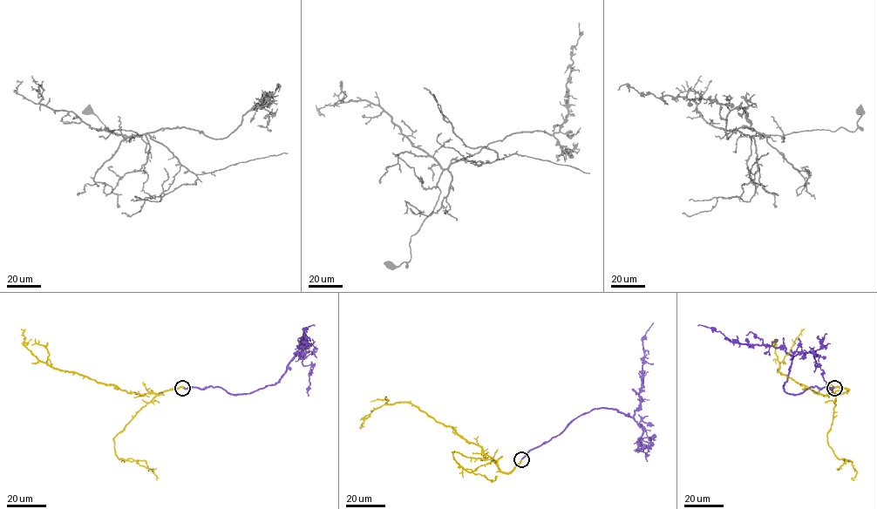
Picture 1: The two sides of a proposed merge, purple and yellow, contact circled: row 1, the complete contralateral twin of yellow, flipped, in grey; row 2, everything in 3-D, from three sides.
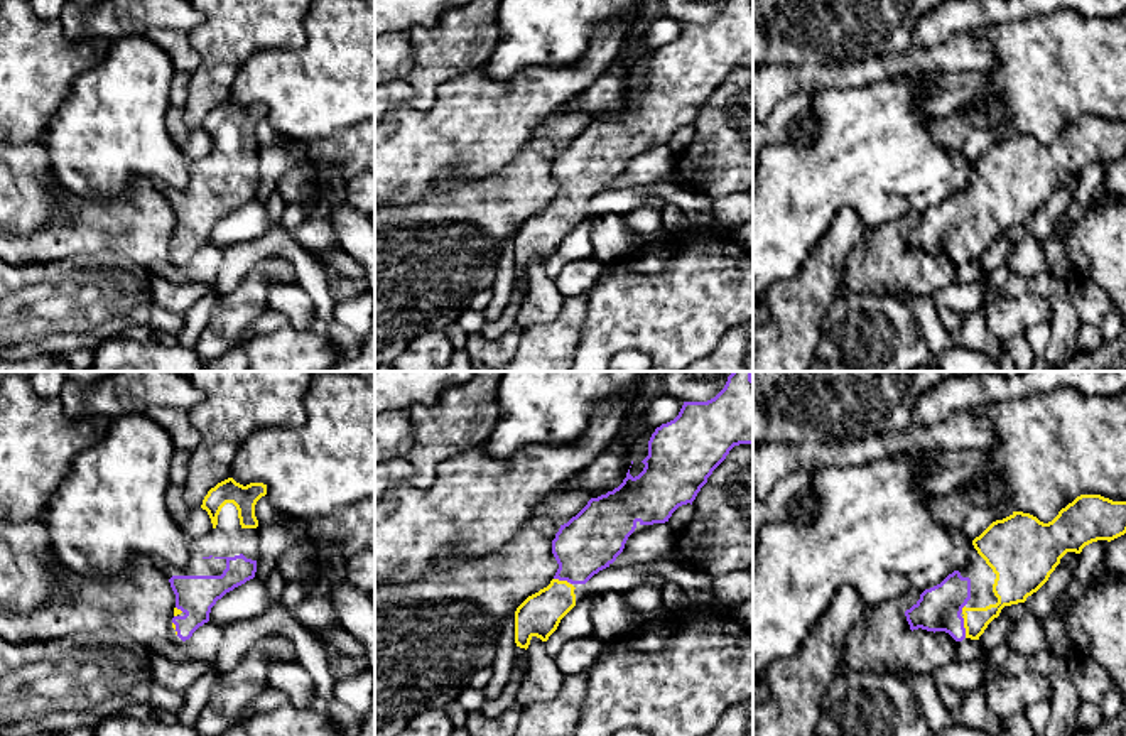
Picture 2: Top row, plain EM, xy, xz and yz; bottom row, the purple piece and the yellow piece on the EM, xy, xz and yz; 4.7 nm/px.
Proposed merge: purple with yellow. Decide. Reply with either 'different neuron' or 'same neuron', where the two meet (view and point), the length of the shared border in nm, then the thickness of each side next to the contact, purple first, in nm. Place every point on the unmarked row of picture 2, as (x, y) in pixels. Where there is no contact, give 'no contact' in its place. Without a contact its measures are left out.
same neuron | yz (963, 248) | 110 nm | 220/120 nm

